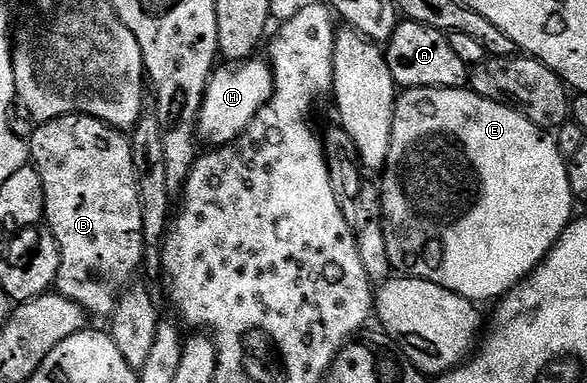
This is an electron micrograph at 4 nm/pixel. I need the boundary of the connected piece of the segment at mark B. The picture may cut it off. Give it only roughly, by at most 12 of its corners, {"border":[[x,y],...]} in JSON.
{"border":[[88,114],[33,127],[66,258],[143,258],[136,150]]}

